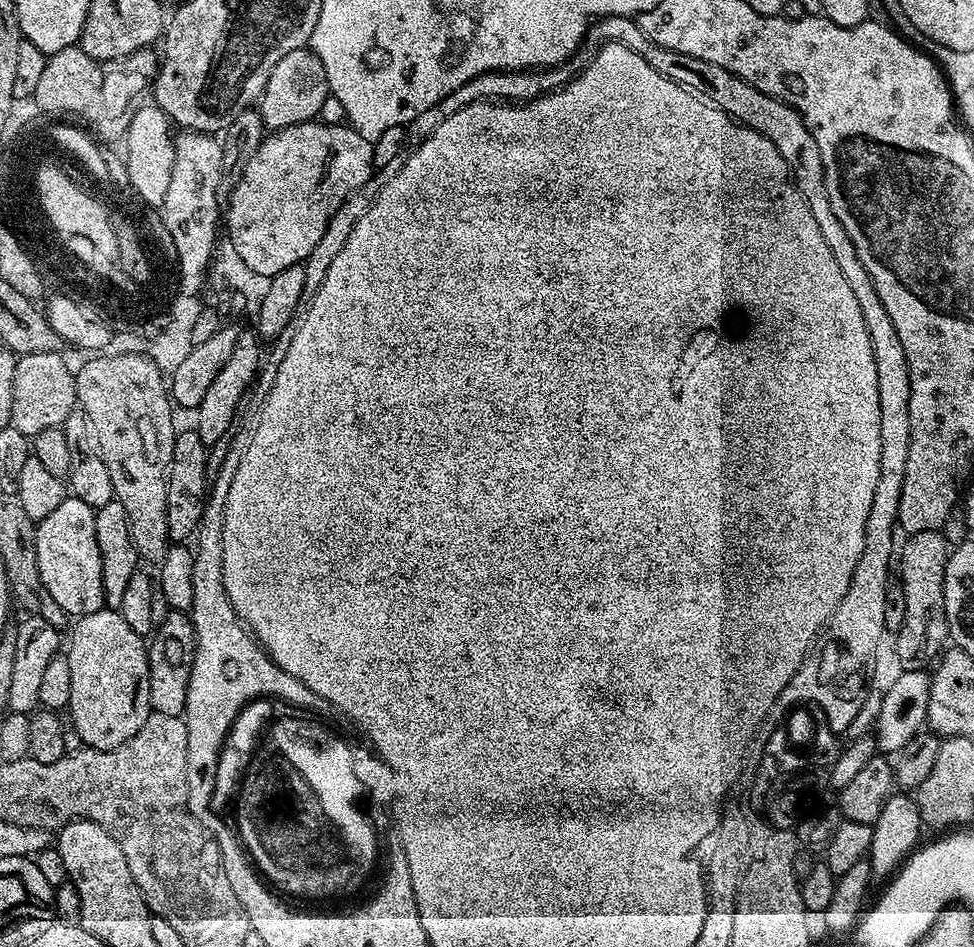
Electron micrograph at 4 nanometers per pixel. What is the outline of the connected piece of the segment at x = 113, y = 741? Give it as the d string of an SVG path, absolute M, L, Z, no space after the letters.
M116 610L86 614L75 624L72 637L66 640L70 662L70 700L66 716L69 716L71 731L72 728L76 731L83 747L117 748L142 730L152 712L145 637L130 630Z

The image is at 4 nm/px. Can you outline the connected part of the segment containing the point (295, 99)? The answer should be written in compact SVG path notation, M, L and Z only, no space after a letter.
M305 46L298 50L290 50L286 58L281 58L278 66L270 70L270 78L264 87L264 94L258 101L258 111L264 115L264 127L268 130L305 124L308 120L315 120L322 110L322 102L330 95L328 90L328 79L326 78L326 66L322 64L322 58L311 47Z

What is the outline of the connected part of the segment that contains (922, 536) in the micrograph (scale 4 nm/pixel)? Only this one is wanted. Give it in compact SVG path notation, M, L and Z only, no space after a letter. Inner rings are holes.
M940 530L919 532L905 539L904 549L899 549L900 573L898 579L904 588L906 618L895 632L896 660L906 672L927 669L945 651L949 643L946 622L946 598L944 597L944 575L950 545ZM933 659L933 660L932 660ZM932 660L932 661L931 661Z

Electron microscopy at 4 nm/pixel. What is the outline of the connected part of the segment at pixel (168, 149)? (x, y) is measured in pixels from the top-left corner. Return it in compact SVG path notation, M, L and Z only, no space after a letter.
M154 102L143 104L141 103L131 113L128 122L126 133L128 153L124 156L124 164L128 167L128 180L132 183L131 191L140 196L149 207L156 210L163 204L166 190L170 190L170 178L176 157L174 154L176 141L173 133L168 133L168 128L170 129L168 115Z

